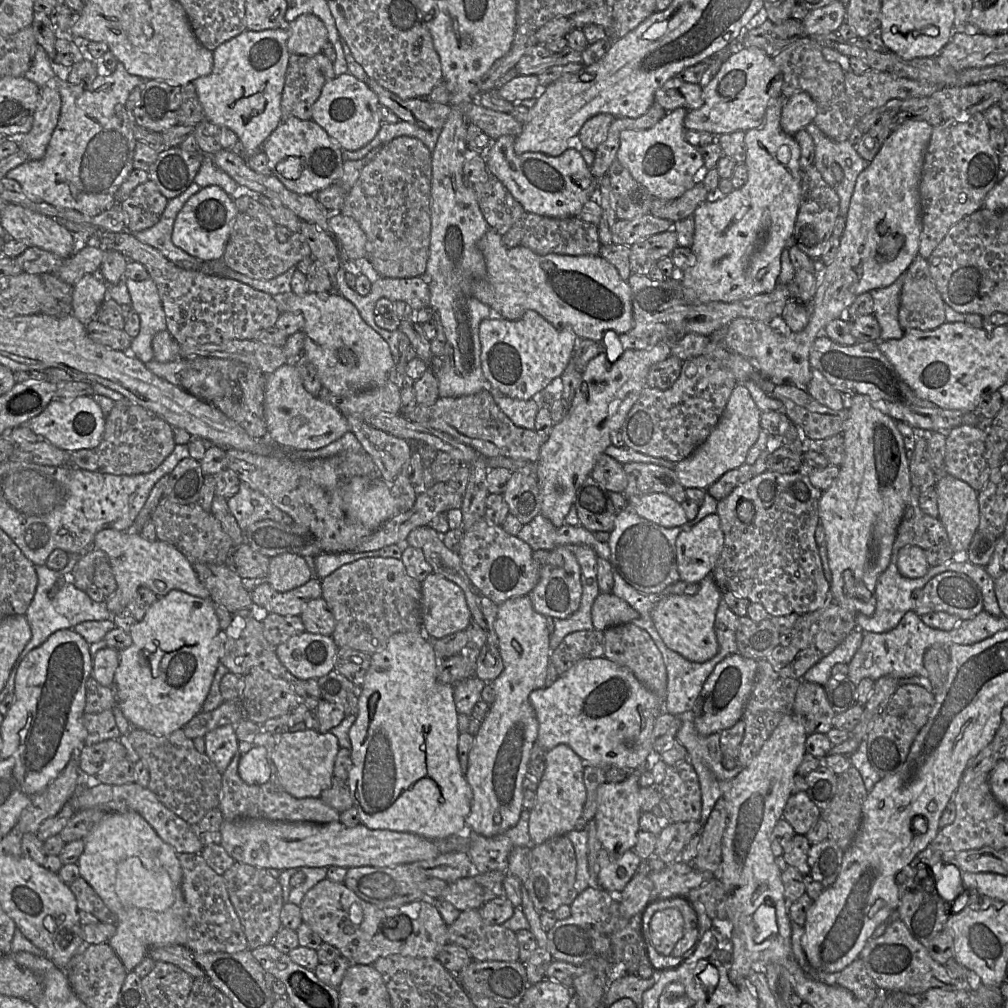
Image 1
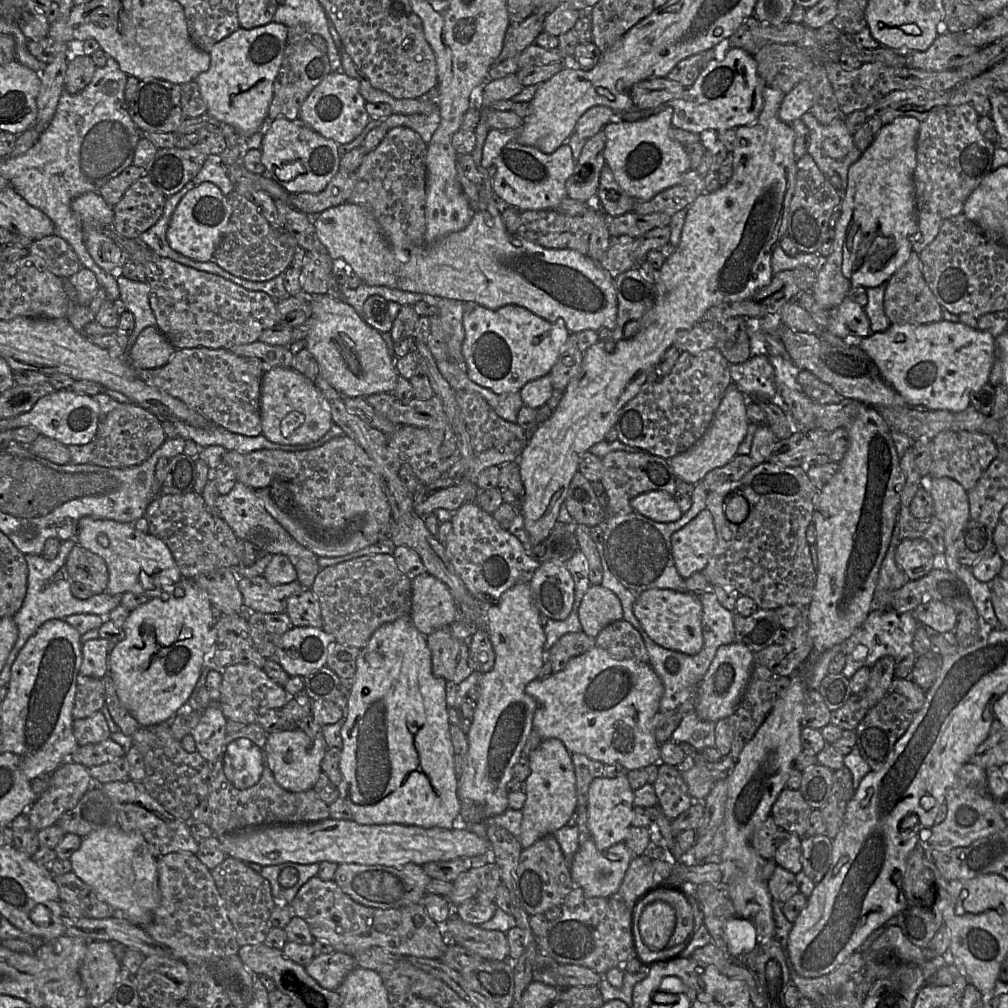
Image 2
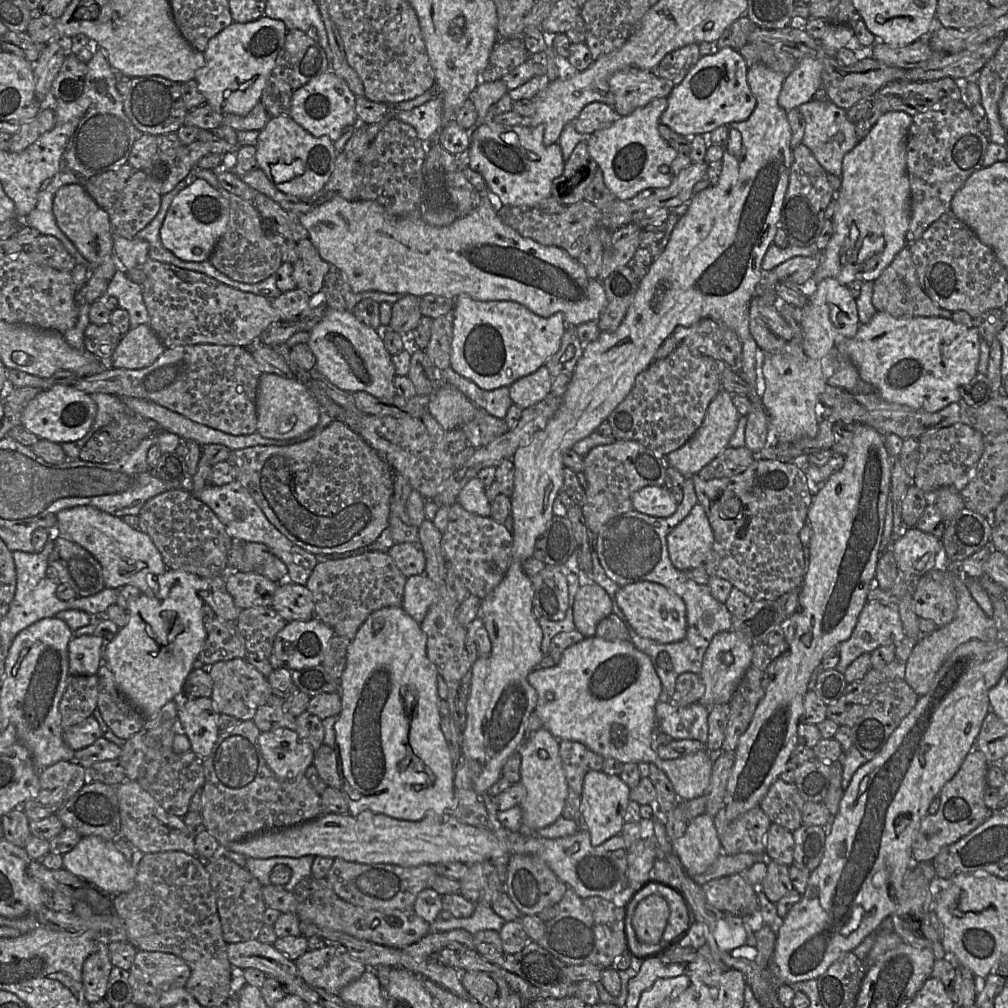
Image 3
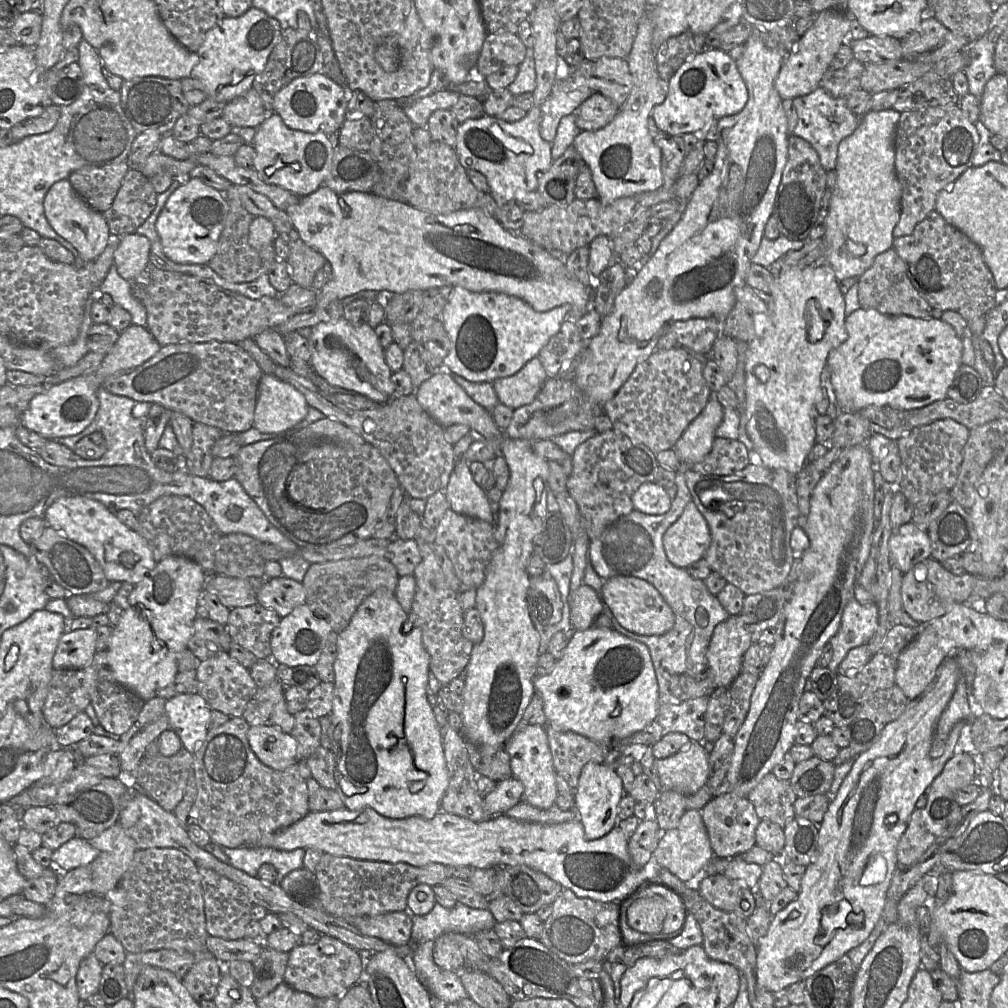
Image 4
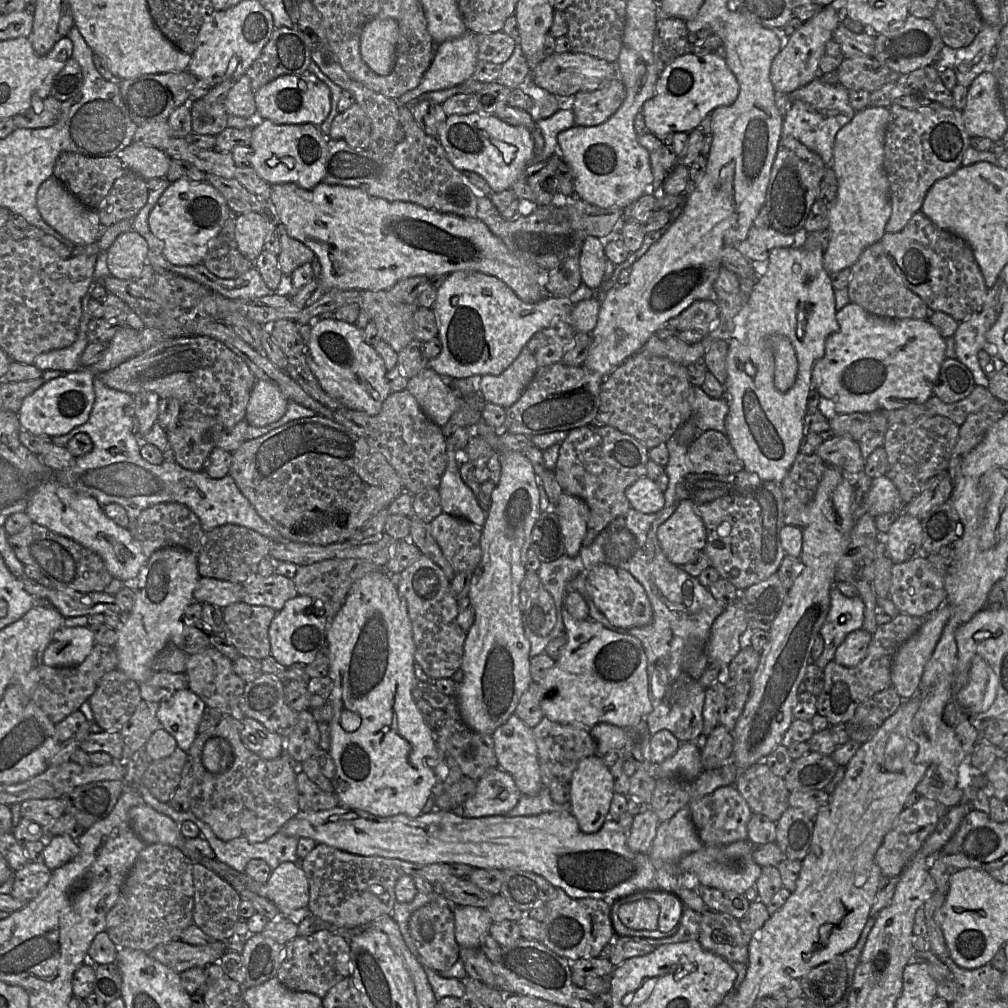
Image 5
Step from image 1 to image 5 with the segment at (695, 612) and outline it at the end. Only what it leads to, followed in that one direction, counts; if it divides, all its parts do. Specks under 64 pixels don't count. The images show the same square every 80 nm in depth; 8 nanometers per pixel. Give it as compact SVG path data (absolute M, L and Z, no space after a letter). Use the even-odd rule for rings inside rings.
M598 565L586 571L589 595L599 611L616 627L630 629L651 623L653 609L644 587L626 570Z

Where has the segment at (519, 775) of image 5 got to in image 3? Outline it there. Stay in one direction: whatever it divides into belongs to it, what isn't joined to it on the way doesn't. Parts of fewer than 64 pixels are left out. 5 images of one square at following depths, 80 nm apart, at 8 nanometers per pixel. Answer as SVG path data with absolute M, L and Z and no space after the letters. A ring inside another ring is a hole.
M542 727L517 750L521 756L520 783L525 788L525 797L520 804L524 833L543 829L562 816L569 786L559 754L559 743L560 740Z

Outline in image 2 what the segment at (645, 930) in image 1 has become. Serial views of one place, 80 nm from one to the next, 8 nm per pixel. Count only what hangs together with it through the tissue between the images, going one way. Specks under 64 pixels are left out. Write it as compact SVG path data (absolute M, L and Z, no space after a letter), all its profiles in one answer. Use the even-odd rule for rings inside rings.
M659 889L649 894L647 897L639 899L634 907L632 916L633 923L639 923L643 909L654 901L664 901L675 910L675 929L666 945L666 949L673 948L685 943L686 947L694 931L694 915L689 901L678 892L672 889Z

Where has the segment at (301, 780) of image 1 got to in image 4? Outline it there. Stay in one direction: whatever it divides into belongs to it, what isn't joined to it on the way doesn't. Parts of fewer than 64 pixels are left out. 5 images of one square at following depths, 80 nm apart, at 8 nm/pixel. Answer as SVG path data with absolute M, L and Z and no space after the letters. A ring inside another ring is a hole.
M252 725L247 738L258 759L274 770L297 764L297 740L275 726Z

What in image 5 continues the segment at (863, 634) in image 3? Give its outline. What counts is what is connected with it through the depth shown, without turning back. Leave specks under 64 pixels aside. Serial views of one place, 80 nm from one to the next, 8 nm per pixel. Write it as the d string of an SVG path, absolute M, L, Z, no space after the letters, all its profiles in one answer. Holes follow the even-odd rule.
M833 587L830 598L831 611L827 622L821 629L821 637L824 641L823 652L813 662L820 668L824 668L834 660L837 648L849 633L863 629L865 618L865 603L860 597L846 597Z

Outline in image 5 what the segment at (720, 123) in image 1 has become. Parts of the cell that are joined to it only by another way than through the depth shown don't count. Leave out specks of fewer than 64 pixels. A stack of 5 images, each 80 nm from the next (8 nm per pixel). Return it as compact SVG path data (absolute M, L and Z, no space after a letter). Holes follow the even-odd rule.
M687 53L680 56L659 74L655 92L641 113L649 132L654 135L687 132L699 128L702 120L721 106L730 106L738 98L739 82L724 56L717 53Z

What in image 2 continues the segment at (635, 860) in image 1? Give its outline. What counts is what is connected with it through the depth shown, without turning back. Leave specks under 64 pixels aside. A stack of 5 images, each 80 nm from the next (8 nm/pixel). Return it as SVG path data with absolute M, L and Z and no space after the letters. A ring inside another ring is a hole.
M592 838L581 844L569 861L570 872L576 886L583 889L588 897L617 897L625 873L634 855L623 842L600 851Z

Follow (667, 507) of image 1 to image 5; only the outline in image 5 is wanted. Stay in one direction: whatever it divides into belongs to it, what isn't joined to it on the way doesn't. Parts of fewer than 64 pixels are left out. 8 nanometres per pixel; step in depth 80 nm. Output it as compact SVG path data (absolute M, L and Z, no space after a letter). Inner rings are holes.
M648 476L635 481L626 489L625 494L631 507L644 514L656 513L665 505L664 492Z

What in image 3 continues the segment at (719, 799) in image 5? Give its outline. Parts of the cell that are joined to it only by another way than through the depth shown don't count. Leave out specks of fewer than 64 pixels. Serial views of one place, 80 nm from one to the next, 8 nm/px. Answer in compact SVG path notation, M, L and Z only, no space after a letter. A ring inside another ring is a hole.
M759 806L735 820L727 818L724 807L713 817L713 822L723 854L765 854L765 837L772 821Z

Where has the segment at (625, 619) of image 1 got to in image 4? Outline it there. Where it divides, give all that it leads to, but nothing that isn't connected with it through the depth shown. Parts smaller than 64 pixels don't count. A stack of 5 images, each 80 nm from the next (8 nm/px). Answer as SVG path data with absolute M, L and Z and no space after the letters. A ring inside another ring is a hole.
M581 585L569 595L570 621L572 629L587 630L602 614L605 604L600 595L590 586Z

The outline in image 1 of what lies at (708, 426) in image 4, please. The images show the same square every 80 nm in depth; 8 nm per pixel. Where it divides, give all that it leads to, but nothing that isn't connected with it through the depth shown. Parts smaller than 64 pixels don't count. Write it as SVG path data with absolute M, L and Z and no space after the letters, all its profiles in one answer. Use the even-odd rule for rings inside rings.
M737 384L727 402L721 418L708 437L687 458L677 462L675 473L685 488L706 490L727 471L737 468L746 462L749 449L757 441L760 426L761 410L753 401L749 390Z

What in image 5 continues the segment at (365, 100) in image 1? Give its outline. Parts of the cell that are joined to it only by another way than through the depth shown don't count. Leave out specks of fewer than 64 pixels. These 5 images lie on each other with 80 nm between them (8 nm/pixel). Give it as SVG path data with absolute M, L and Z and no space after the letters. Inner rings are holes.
M309 72L303 75L280 76L255 91L254 99L257 117L277 124L312 124L318 127L331 112L329 87Z

